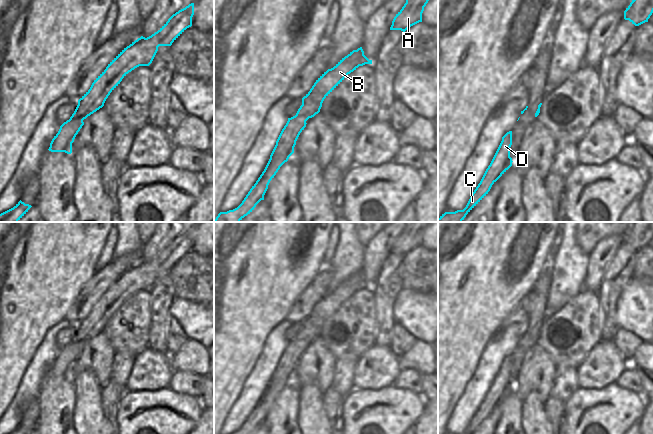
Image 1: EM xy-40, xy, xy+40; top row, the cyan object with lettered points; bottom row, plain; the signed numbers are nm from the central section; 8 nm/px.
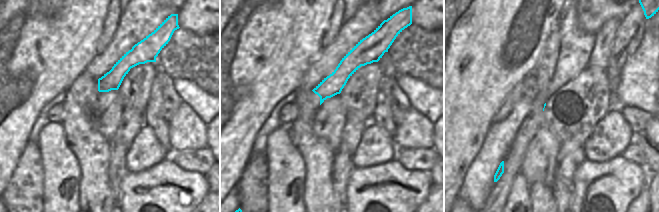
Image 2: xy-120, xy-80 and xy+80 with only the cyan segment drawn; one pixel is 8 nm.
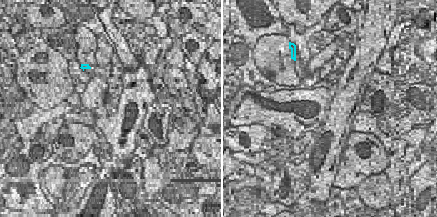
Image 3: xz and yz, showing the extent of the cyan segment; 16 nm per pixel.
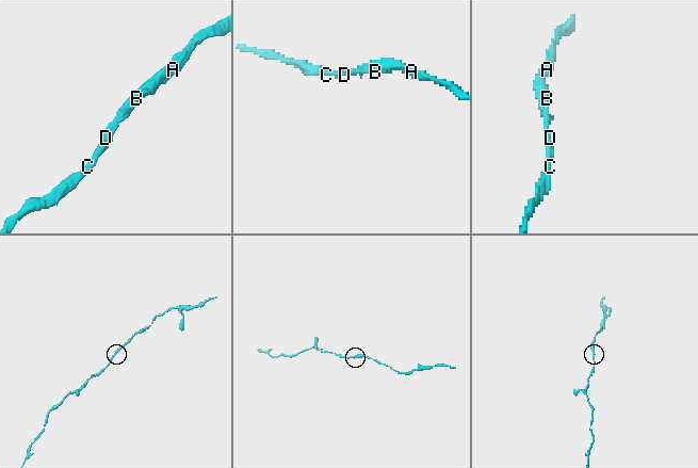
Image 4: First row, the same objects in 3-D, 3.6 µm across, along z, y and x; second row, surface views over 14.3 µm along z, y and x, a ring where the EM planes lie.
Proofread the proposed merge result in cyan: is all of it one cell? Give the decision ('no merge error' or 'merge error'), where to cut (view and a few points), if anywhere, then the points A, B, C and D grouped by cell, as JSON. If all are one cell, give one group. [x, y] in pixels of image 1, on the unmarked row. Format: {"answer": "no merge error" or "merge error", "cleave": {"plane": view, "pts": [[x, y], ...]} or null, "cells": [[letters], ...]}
{"answer": "no merge error", "cleave": null, "cells": [["A", "B", "C", "D"]]}

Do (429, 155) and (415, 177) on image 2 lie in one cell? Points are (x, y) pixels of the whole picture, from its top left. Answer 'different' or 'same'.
different

